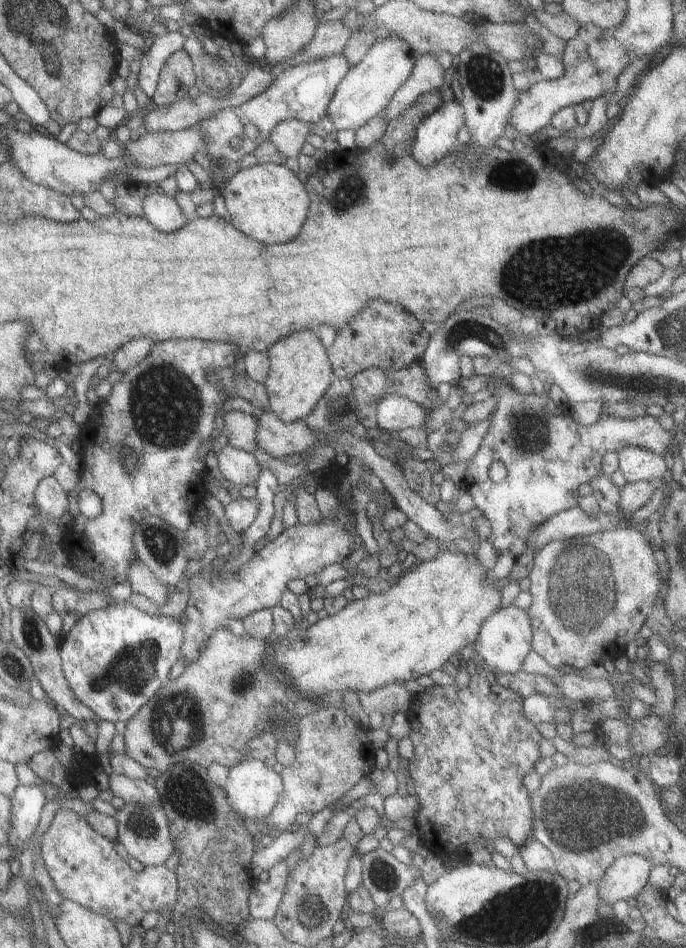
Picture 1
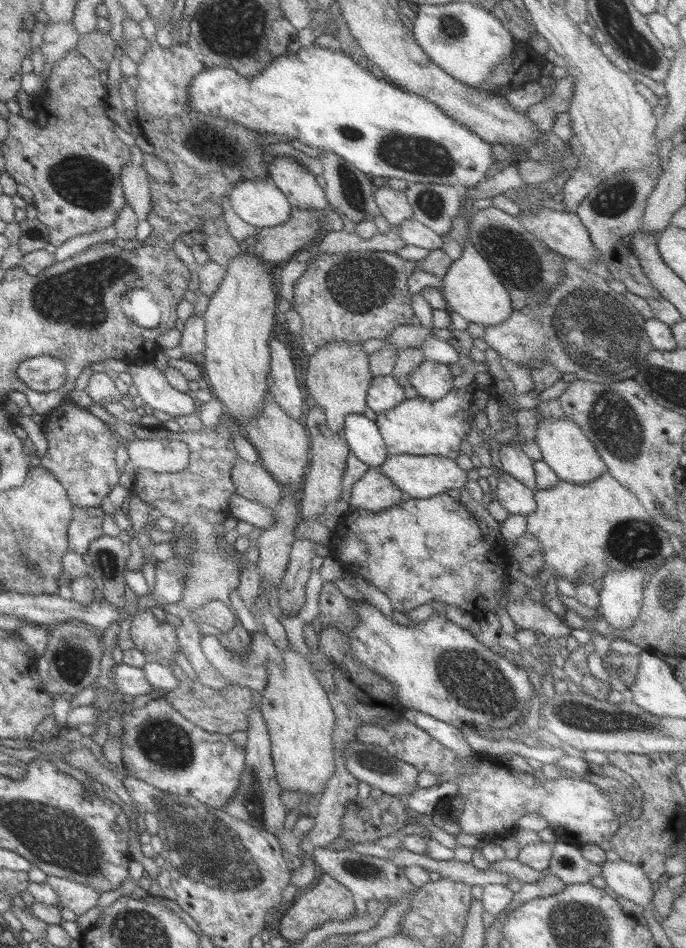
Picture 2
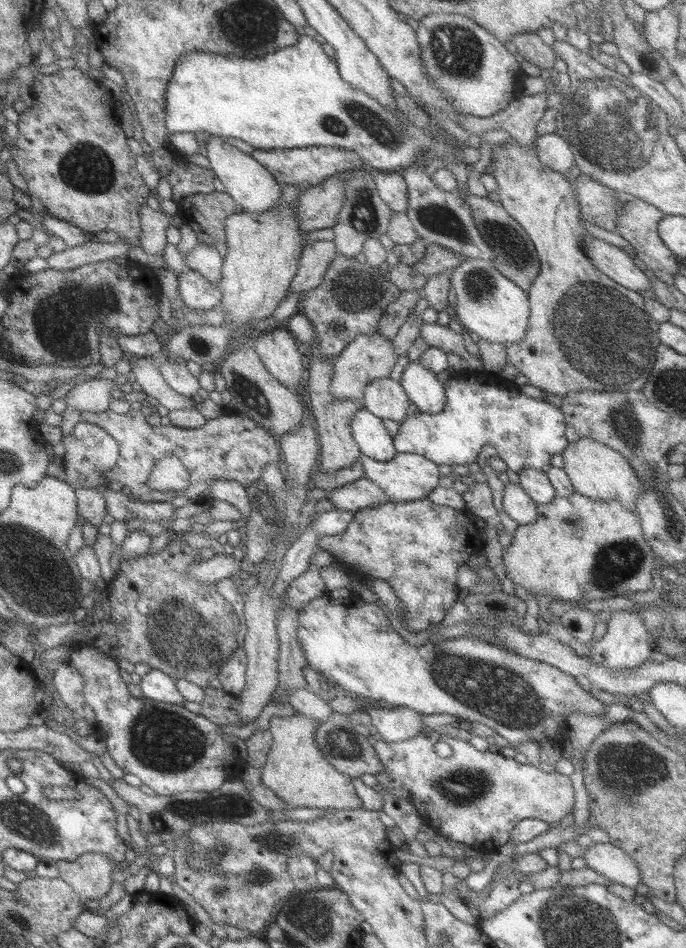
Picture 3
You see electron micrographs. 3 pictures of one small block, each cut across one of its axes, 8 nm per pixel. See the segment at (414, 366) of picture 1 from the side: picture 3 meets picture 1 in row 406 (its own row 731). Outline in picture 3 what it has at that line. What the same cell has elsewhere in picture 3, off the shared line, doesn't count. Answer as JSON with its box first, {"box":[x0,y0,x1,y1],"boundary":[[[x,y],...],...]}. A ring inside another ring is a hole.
{"box":[372,728,573,854],"boundary":[[[426,728],[413,738],[395,743],[378,741],[372,748],[383,767],[383,772],[374,774],[378,784],[383,788],[405,790],[406,799],[415,807],[421,824],[430,827],[441,839],[461,842],[481,854],[490,853],[509,841],[509,832],[521,820],[534,819],[549,824],[572,812],[573,789],[568,777],[557,772],[542,772],[527,764],[521,765],[499,753],[477,751],[469,743],[437,730]],[[440,741],[447,743],[451,749],[451,754],[445,758],[439,758],[433,751],[434,743]]]}

